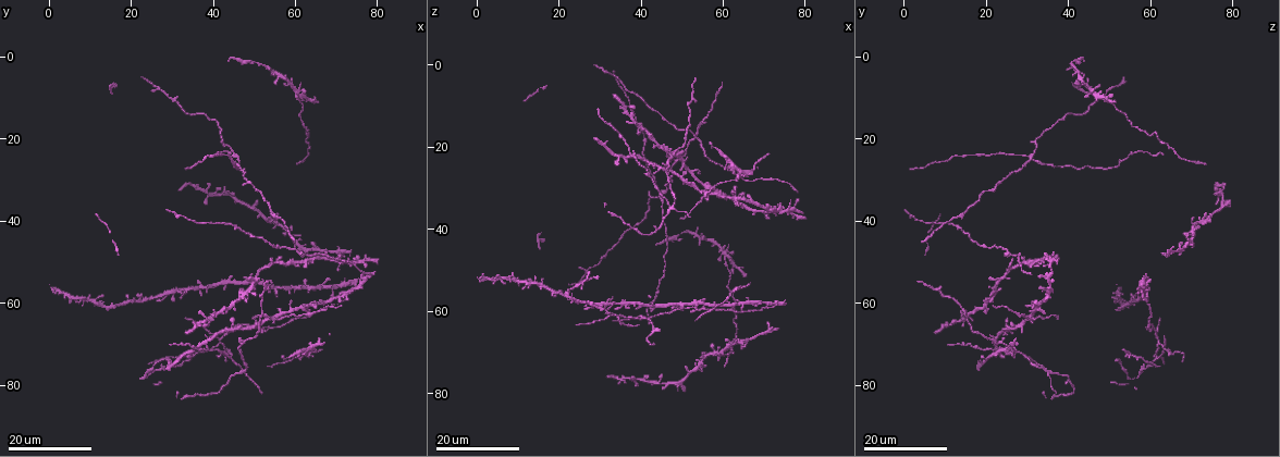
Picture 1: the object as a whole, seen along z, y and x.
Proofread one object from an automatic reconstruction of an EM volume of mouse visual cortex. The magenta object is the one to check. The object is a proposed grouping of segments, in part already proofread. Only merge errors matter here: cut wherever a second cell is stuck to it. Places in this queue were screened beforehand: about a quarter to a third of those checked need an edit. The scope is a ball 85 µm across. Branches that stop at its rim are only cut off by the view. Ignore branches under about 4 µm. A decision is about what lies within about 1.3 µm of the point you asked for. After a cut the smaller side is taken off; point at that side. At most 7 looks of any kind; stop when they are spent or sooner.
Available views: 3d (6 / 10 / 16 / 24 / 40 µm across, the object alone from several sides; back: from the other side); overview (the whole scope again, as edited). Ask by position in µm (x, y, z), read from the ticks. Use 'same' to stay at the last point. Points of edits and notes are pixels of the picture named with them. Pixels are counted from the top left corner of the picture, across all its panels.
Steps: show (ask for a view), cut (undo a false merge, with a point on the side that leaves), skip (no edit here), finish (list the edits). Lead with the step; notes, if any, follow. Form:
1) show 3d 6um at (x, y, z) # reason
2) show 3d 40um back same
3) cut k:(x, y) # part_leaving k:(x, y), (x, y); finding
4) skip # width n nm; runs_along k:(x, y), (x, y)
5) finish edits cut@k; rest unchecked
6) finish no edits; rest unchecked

show 3d 24um at (48.0, 77.0, 34.5) # four-way junction

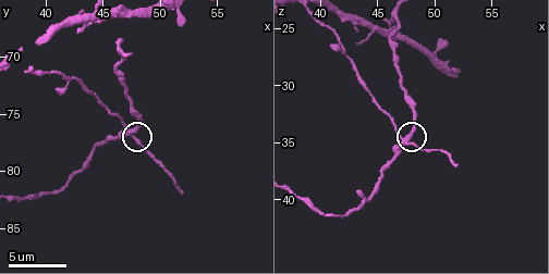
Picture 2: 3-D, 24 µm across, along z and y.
show 3d 6um at (47.6, 76.6, 35.0)

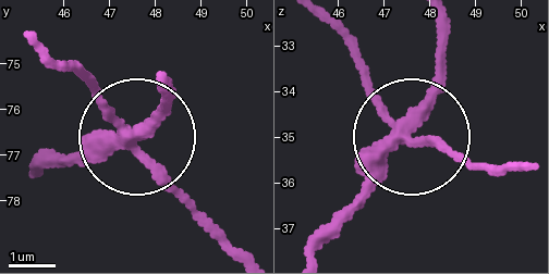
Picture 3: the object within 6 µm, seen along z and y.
cut 3:(163, 102) # part_leaving 3:(132, 140), (167, 104), (167, 89); two cells meet here

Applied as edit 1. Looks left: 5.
show overview # see it whole again

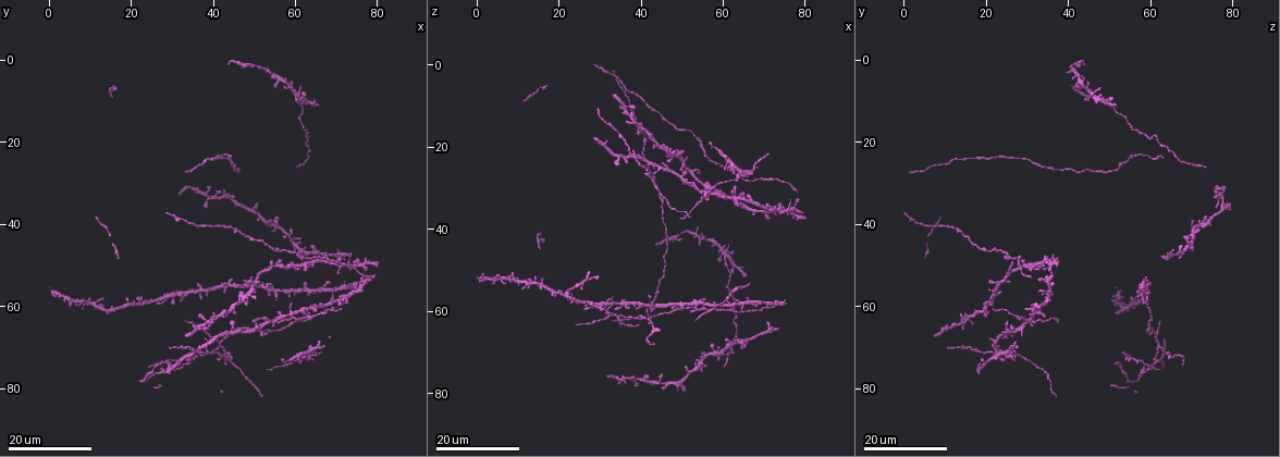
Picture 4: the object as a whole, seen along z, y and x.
show 3d 16um at (38.0, 71.5, 22.5)

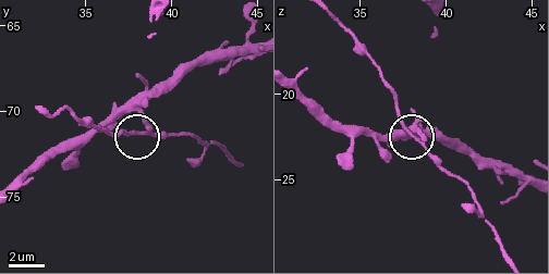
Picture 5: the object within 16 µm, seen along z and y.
show 3d 10um at (38.2, 71.2, 22.5)

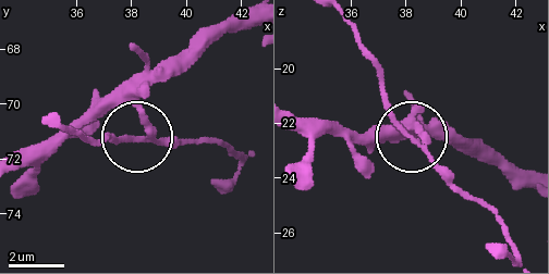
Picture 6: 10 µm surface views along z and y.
skip # side_arm 16 um; runs_along 6:(526, 185), (406, 127), (380, 81); continuous, no second cell

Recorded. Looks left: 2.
show 3d 24um at (35.0, 73.5, 61.5) # looks like a crossing

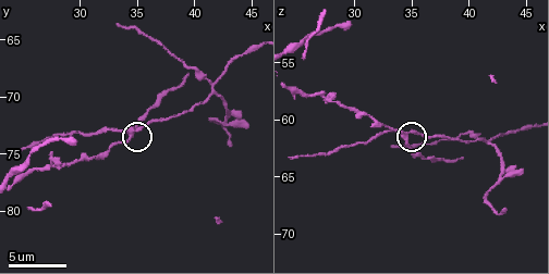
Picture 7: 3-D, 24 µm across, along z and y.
show 3d 6um at (34.6, 73.6, 61.4) # zoom in

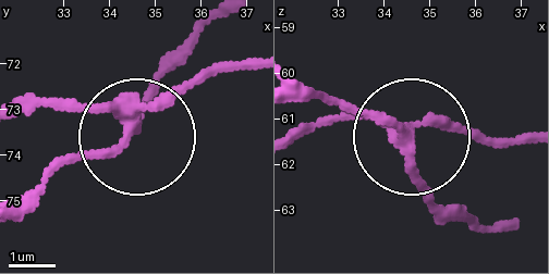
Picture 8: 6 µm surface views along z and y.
cut 8:(85, 157) # arms 4; a second cell is stuck on

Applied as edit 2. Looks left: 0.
finish edits cut@3, cut@8; rest unchecked

